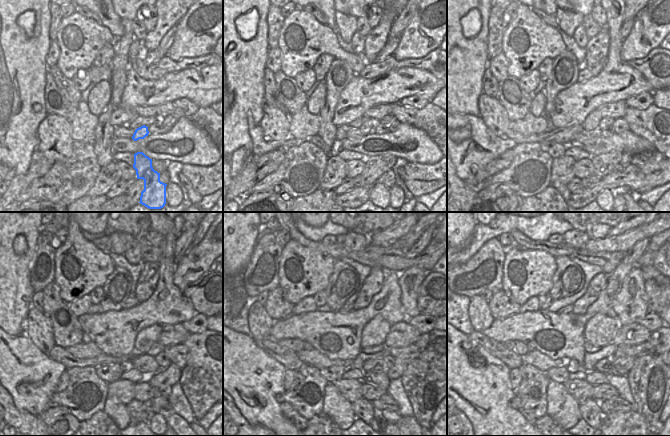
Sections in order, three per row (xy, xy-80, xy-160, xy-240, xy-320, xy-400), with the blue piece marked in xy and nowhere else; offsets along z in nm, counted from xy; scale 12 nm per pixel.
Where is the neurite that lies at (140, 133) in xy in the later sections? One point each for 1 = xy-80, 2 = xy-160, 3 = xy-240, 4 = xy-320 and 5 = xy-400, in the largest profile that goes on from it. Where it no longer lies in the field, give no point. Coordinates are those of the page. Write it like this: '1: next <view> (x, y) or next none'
1: next xy-80 (367, 127)
2: next xy-160 (591, 123)
3: next xy-240 (148, 336)
4: next xy-320 (374, 332)
5: next xy-400 (599, 330)

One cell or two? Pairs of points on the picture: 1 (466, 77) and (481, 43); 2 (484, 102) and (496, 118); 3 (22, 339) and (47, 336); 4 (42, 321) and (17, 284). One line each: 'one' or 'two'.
1: one
2: one
3: two
4: two

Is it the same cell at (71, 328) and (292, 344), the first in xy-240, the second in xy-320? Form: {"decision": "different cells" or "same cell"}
{"decision": "same cell"}

